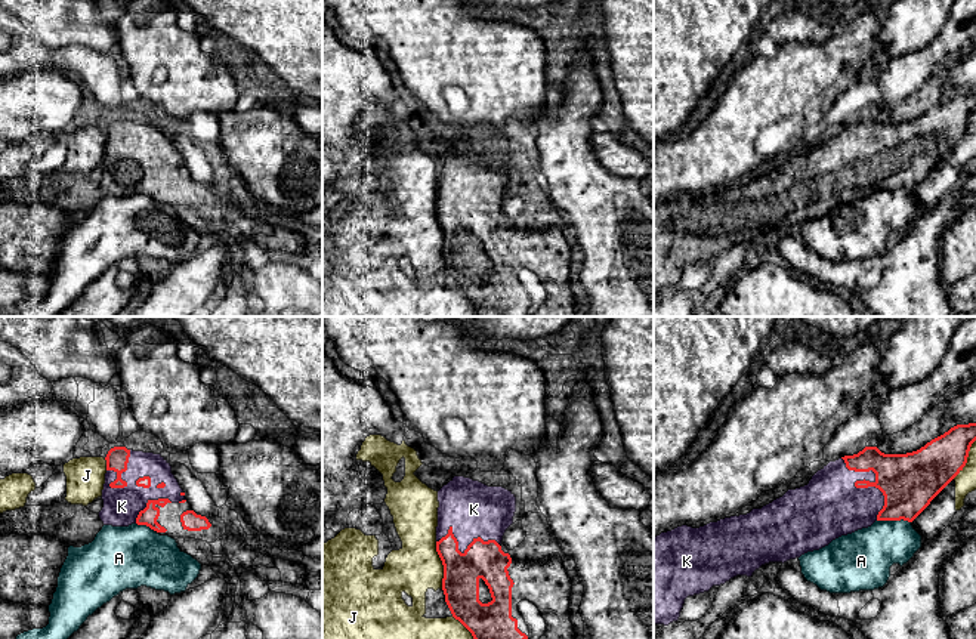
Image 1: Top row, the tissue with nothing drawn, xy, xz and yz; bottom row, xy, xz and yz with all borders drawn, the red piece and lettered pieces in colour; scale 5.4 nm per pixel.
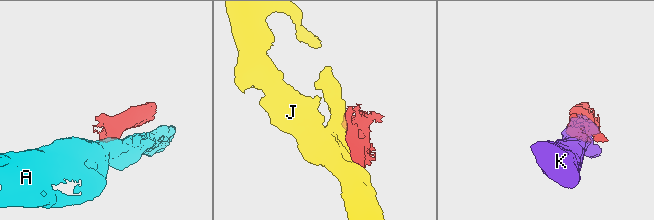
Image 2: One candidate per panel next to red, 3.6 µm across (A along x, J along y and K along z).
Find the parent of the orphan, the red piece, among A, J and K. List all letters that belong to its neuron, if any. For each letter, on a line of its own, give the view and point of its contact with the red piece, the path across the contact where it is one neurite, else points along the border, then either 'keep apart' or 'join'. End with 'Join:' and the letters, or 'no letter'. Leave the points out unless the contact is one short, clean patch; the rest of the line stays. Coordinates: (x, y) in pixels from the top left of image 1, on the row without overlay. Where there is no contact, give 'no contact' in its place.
A: contact yz (893, 188); border yz (877, 188), (907, 188), (910, 191); keep apart
J: contact xz (442, 232); keep apart
K: contact yz (858, 150); join
Join: K

